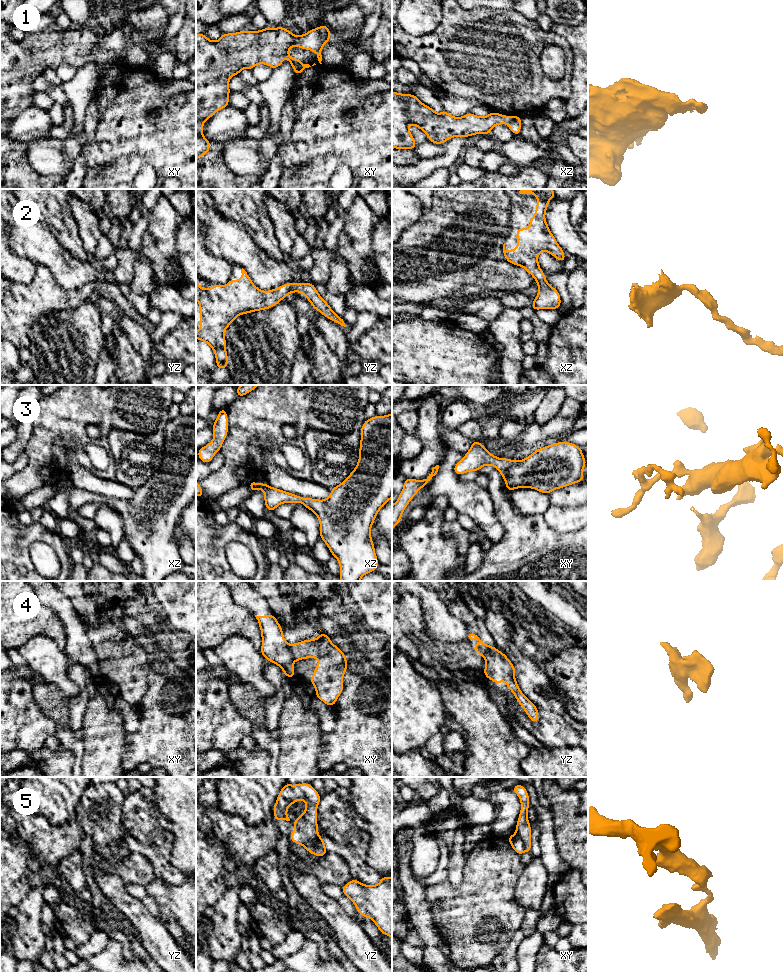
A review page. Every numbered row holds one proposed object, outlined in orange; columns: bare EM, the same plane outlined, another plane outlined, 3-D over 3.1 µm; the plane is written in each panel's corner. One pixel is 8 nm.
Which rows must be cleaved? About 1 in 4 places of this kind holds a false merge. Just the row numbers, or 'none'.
4, 5

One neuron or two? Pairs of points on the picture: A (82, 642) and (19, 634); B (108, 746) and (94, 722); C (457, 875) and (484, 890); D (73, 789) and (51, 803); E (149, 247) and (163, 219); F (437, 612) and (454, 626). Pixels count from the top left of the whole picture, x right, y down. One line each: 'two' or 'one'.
A: two
B: one
C: two
D: one
E: one
F: one

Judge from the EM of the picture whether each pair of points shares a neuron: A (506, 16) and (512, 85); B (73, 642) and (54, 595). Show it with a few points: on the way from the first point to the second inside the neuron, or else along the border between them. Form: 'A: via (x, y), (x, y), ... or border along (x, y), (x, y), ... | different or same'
A: via (509, 33), (510, 68) | same
B: via (73, 630), (71, 620), (63, 607) | same

